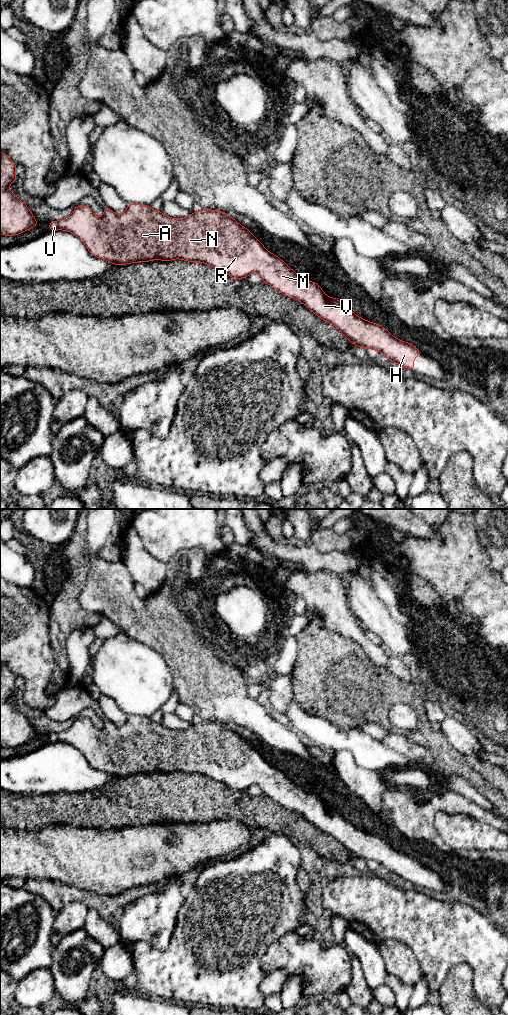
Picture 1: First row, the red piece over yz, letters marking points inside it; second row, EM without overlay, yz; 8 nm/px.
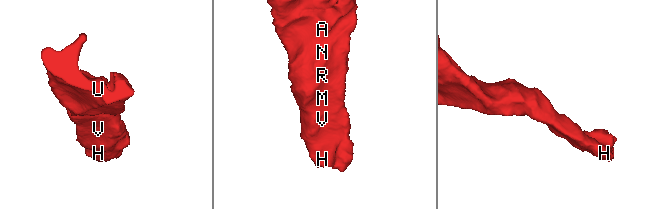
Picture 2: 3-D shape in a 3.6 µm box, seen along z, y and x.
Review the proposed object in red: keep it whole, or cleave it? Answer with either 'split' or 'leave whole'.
leave whole

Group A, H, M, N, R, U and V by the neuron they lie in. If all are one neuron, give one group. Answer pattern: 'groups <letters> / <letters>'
groups A H M N R U V

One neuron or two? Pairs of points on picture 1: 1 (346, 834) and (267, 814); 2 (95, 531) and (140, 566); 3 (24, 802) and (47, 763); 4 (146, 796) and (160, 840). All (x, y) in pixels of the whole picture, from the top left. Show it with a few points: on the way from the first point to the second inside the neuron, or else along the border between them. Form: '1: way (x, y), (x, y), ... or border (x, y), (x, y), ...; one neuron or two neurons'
1: border (298, 812), (336, 840); two neurons
2: border (121, 559), (132, 580); two neurons
3: border (10, 791), (26, 794), (53, 794); two neurons
4: border (179, 823), (148, 823), (132, 827); two neurons

